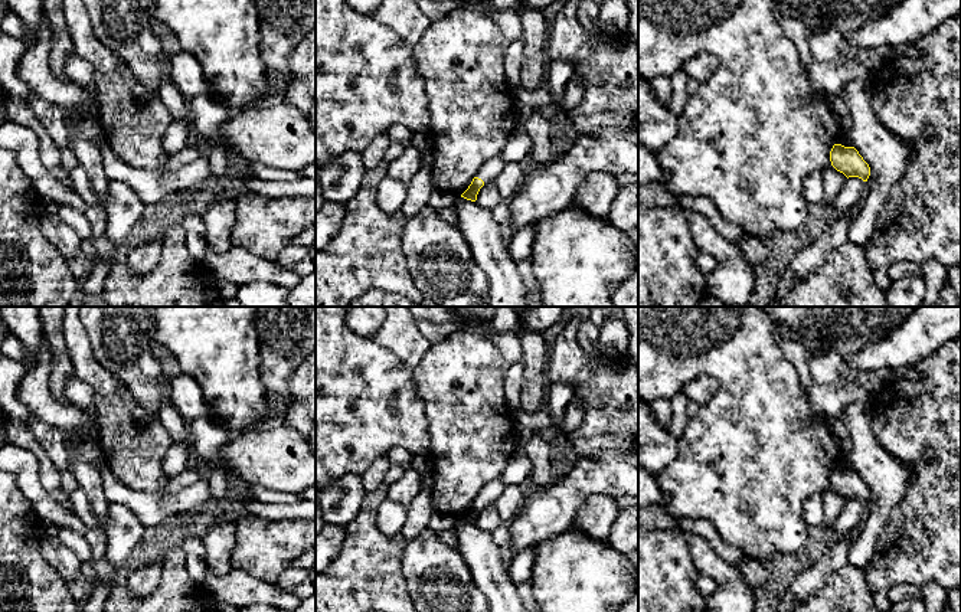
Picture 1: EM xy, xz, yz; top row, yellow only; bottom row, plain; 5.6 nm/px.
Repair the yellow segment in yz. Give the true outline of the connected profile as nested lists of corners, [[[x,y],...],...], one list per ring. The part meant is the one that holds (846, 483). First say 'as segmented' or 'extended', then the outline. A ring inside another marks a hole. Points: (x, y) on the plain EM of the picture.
as segmented | [[[834,467],[830,474],[831,488],[849,500],[859,500],[867,504],[870,498],[870,490],[859,477],[854,469],[844,469],[841,467]]]

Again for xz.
extended | [[[501,477],[487,482],[478,492],[477,498],[473,501],[468,511],[461,517],[461,520],[475,524],[480,511],[486,505],[496,503],[504,490],[506,490],[506,485],[504,485]]]

